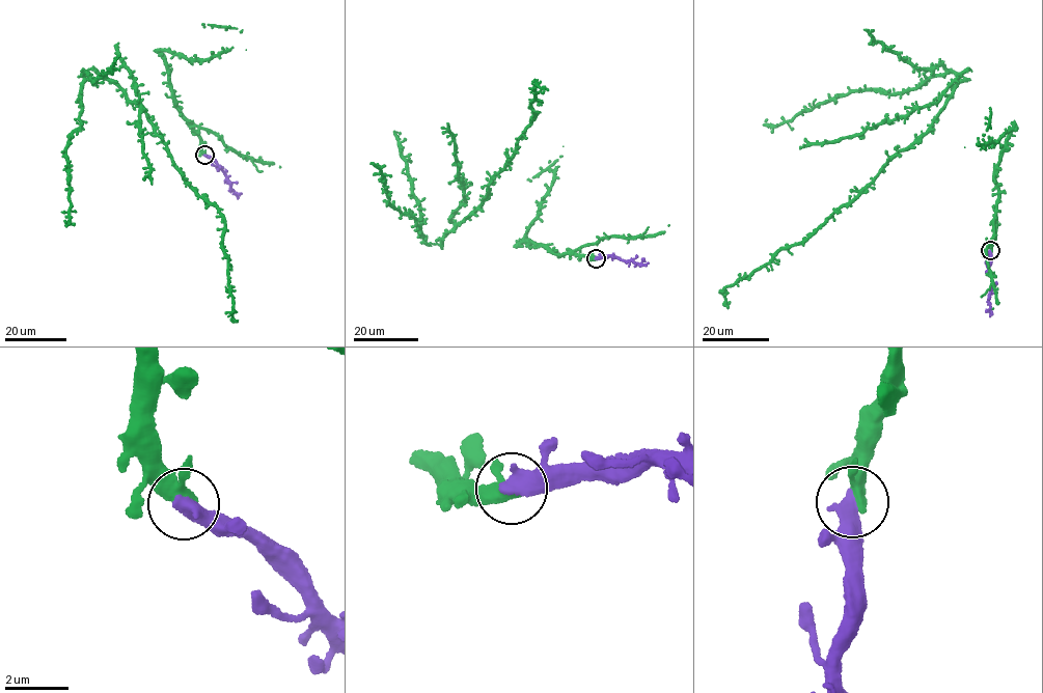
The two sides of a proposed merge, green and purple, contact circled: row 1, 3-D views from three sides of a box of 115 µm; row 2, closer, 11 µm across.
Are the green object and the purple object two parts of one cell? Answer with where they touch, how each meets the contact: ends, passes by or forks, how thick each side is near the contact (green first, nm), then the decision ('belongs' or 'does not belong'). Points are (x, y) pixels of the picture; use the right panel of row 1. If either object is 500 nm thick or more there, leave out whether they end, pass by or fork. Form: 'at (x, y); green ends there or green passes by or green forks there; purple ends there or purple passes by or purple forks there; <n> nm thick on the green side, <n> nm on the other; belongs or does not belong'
at (990, 250); 360 nm thick on the green side, 500 nm on the other; belongs

